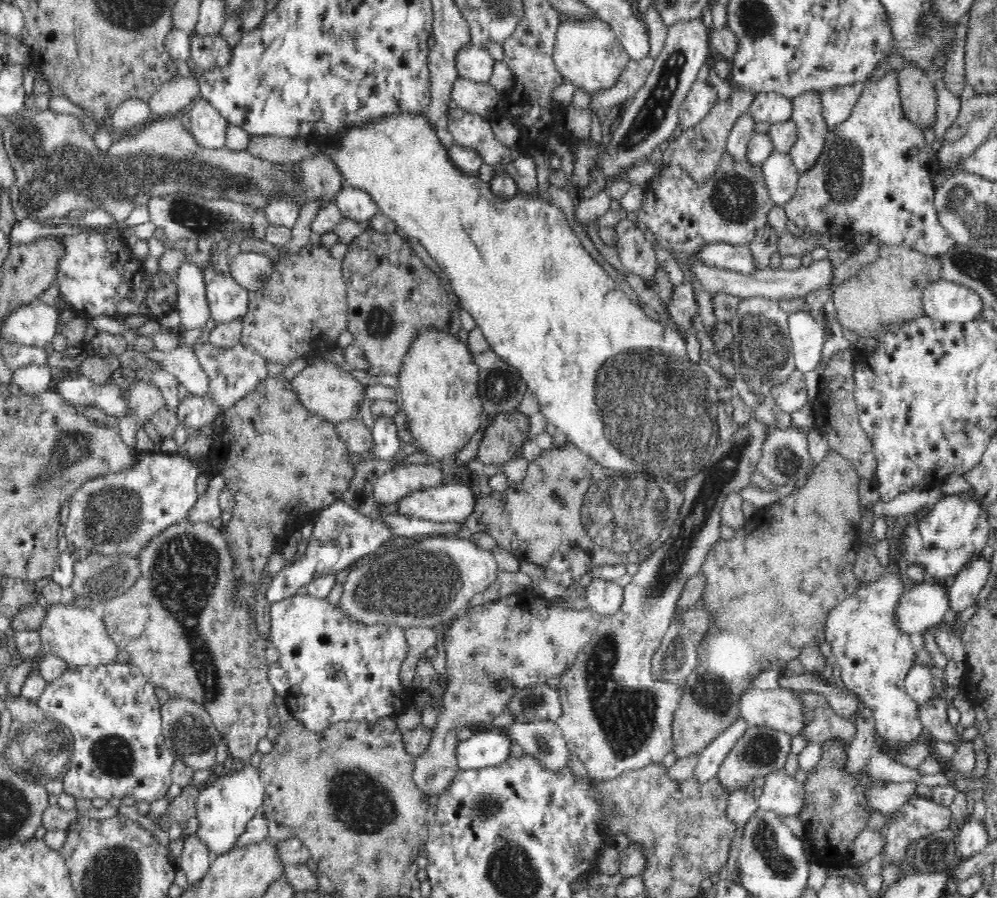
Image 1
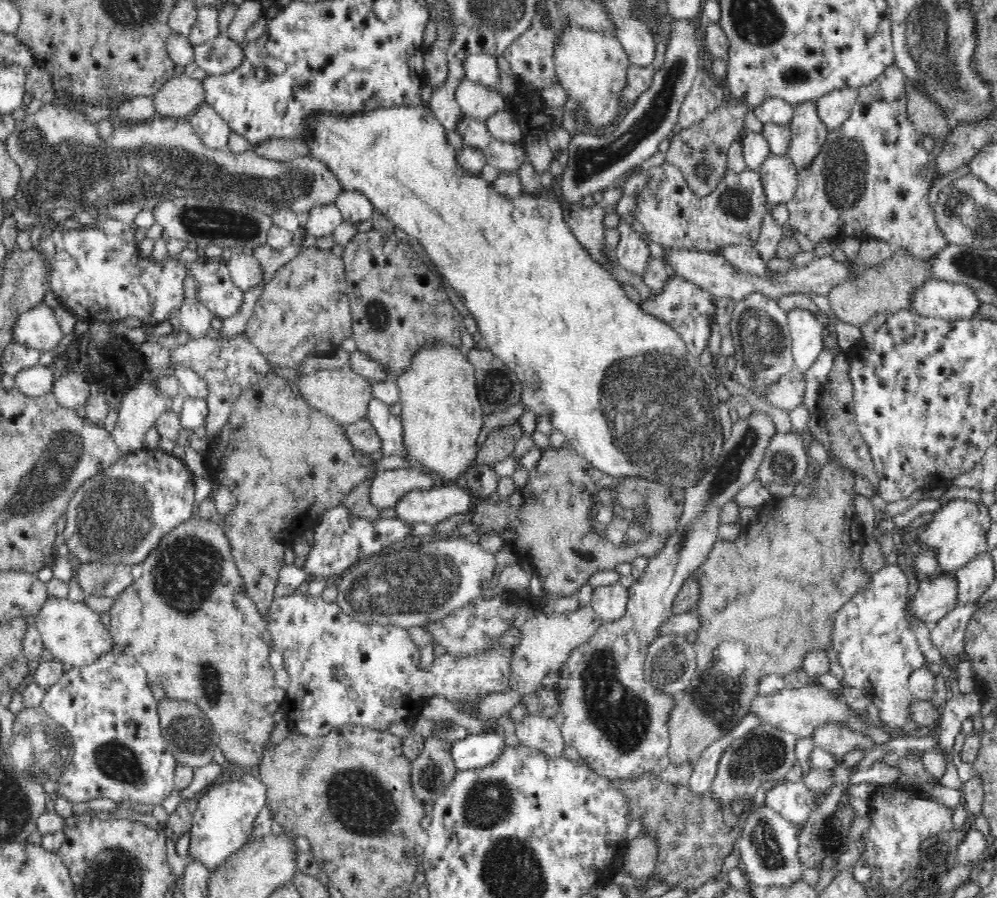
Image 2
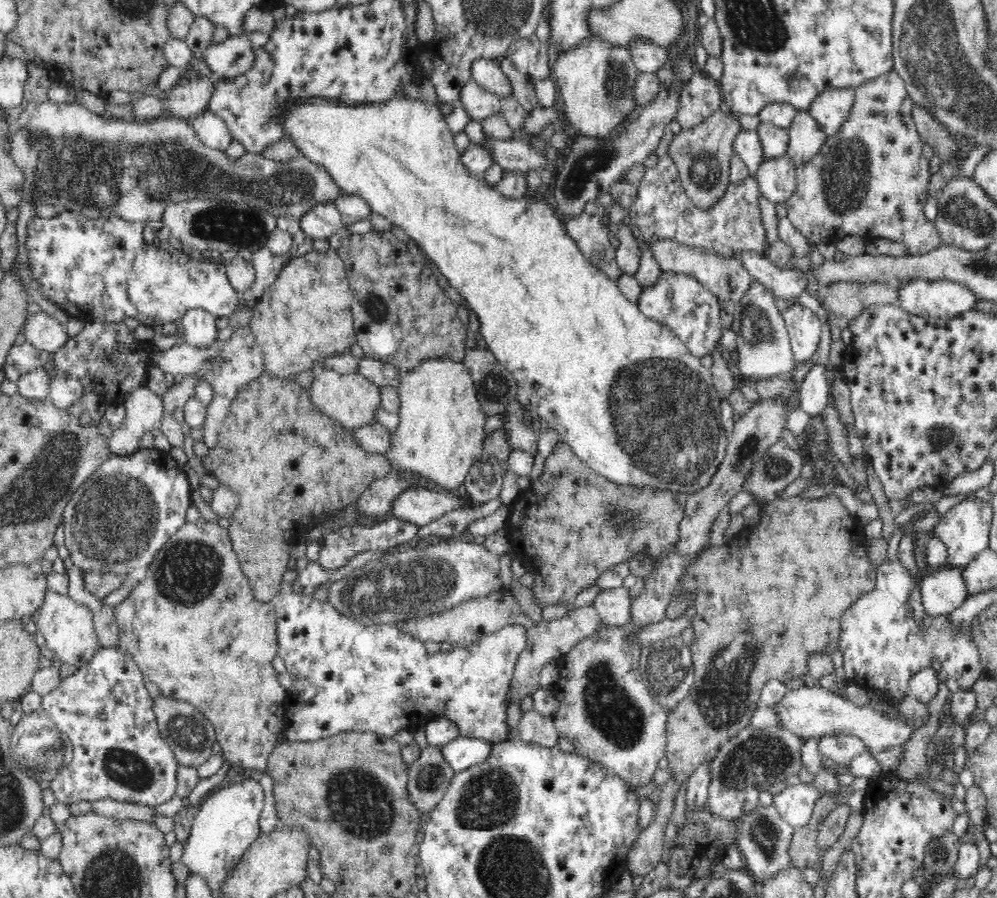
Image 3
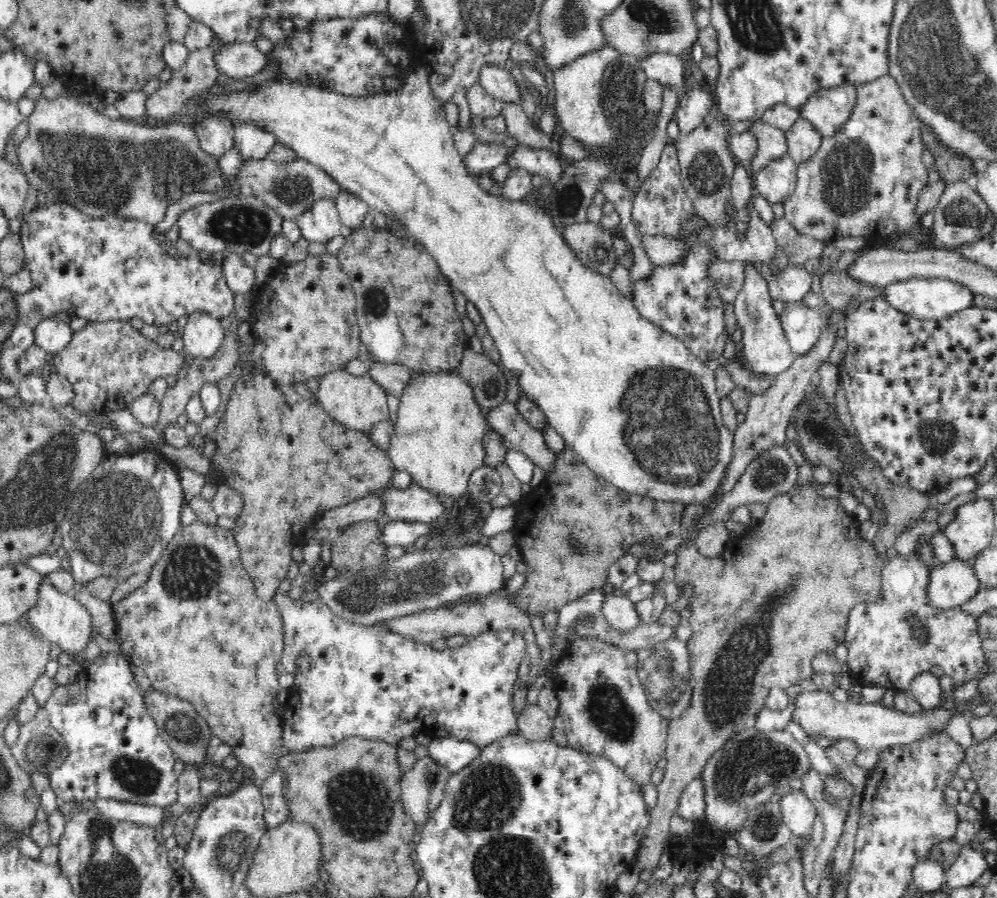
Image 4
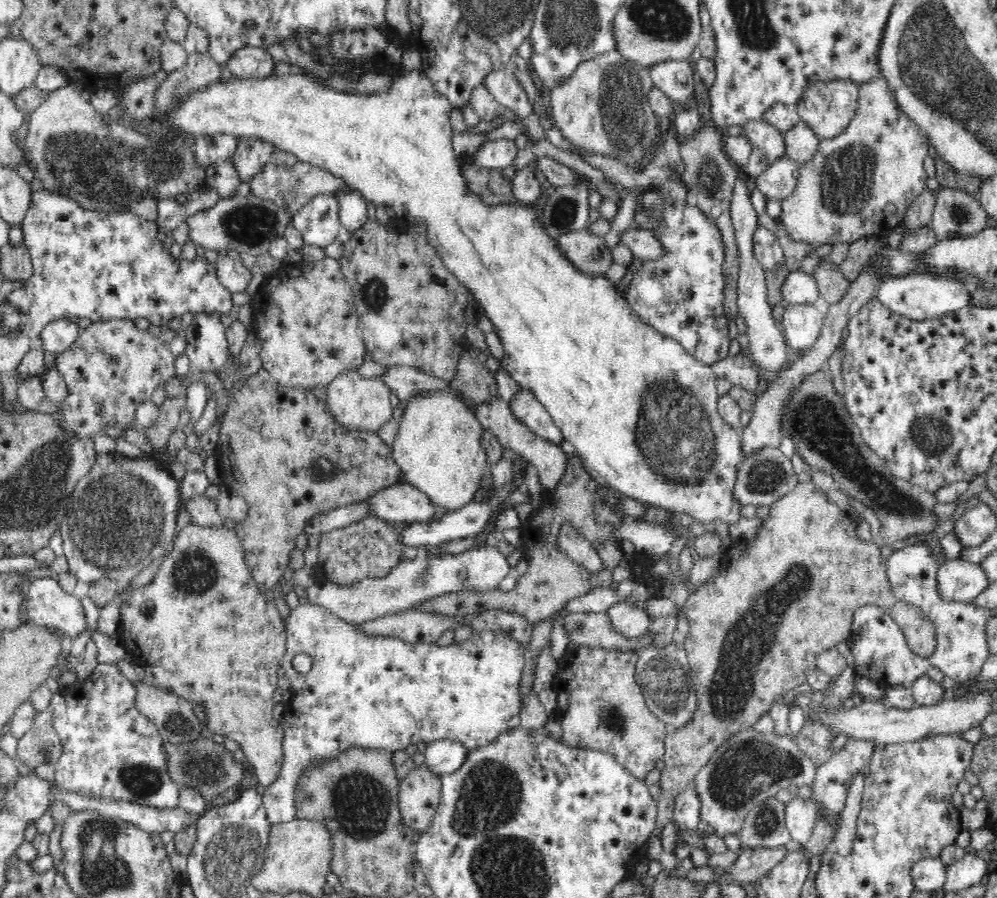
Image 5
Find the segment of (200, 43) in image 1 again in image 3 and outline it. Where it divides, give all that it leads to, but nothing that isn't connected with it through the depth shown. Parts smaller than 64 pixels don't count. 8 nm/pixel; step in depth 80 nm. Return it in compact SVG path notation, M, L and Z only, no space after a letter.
M246 35L229 36L218 44L209 44L198 53L209 72L222 77L241 75L253 61L251 42Z

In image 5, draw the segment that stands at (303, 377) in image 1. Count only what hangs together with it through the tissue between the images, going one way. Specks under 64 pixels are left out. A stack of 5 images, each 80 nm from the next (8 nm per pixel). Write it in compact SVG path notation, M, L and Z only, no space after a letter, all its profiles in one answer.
M357 371L338 374L328 382L326 402L332 416L344 427L376 433L386 421L392 419L391 391L379 378L364 378Z

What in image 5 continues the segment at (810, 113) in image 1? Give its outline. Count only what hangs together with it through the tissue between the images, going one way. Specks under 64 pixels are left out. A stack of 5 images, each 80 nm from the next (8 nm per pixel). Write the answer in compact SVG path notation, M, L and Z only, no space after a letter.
M804 121L784 133L785 154L797 164L808 162L818 150L820 137Z

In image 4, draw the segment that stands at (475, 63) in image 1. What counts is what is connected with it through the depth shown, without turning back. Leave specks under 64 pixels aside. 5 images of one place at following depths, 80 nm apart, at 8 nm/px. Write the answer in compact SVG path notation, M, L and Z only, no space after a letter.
M484 63L477 72L477 82L490 96L502 102L520 104L520 89L508 70Z

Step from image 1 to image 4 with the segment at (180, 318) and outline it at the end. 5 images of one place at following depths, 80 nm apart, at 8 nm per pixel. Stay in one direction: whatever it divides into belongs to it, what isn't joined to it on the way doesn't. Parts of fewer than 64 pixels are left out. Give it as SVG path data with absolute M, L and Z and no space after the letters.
M202 312L188 315L180 337L184 340L186 353L192 359L210 358L222 346L226 333L219 319L211 318Z

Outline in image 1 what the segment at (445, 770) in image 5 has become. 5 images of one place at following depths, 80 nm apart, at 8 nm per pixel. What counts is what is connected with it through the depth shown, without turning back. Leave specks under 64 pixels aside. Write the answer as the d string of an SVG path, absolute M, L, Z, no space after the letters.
M482 731L457 742L456 758L460 769L481 769L508 761L512 737L496 731Z

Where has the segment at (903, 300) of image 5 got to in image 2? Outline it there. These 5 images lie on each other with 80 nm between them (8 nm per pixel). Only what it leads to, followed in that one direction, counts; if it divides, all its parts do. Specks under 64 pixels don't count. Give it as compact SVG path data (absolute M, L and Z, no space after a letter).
M936 278L914 290L918 314L939 320L973 320L978 315L981 303L976 292L968 285Z

